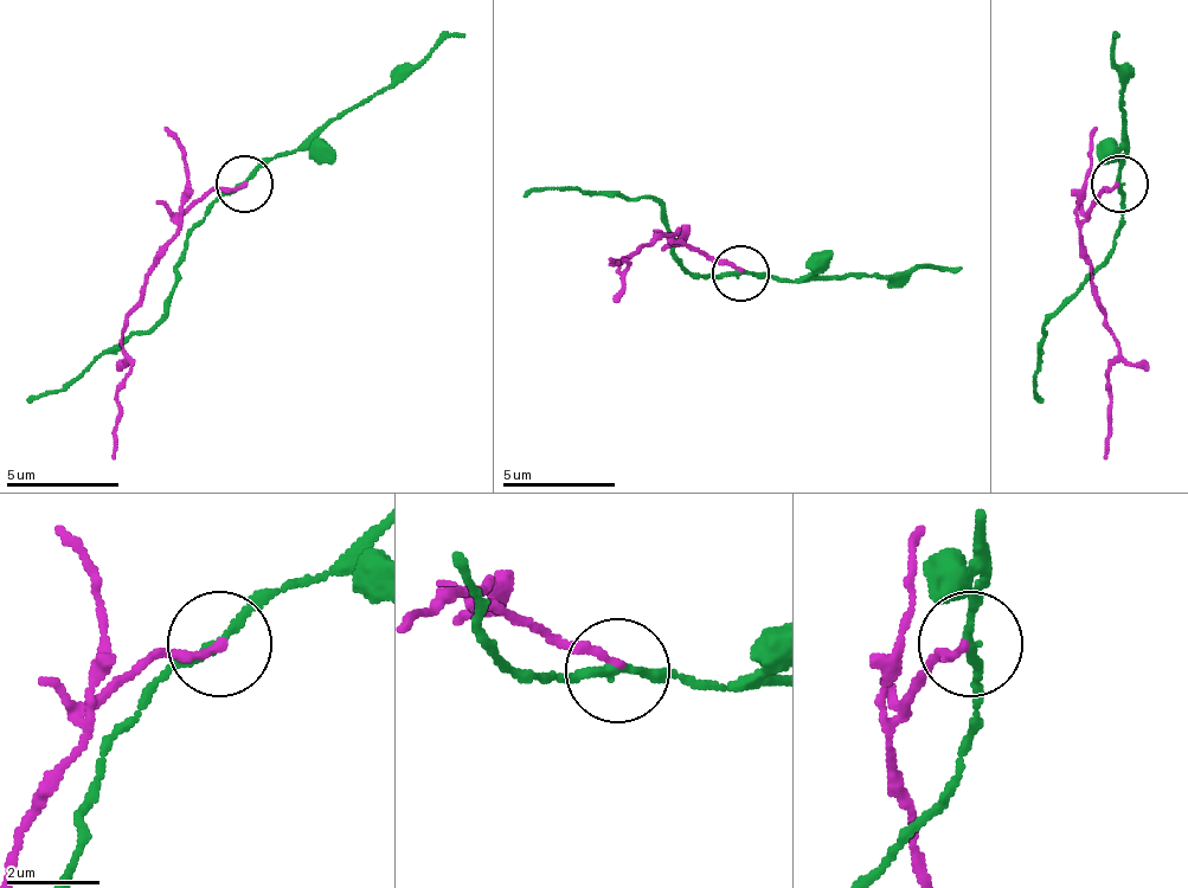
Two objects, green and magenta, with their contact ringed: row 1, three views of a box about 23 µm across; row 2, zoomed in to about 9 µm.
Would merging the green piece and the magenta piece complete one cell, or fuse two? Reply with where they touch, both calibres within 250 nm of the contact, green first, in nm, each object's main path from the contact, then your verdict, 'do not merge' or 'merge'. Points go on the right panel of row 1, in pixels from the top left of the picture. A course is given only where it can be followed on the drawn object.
place (1119, 184); calibres 170 and 180 nm; course green (1118, 182), (1123, 227), (1096, 272), (1045, 329), (1033, 392), (1045, 403); course magenta (1118, 182), (1106, 188), (1084, 222), (1096, 307), (1112, 329), (1106, 459); do not merge

